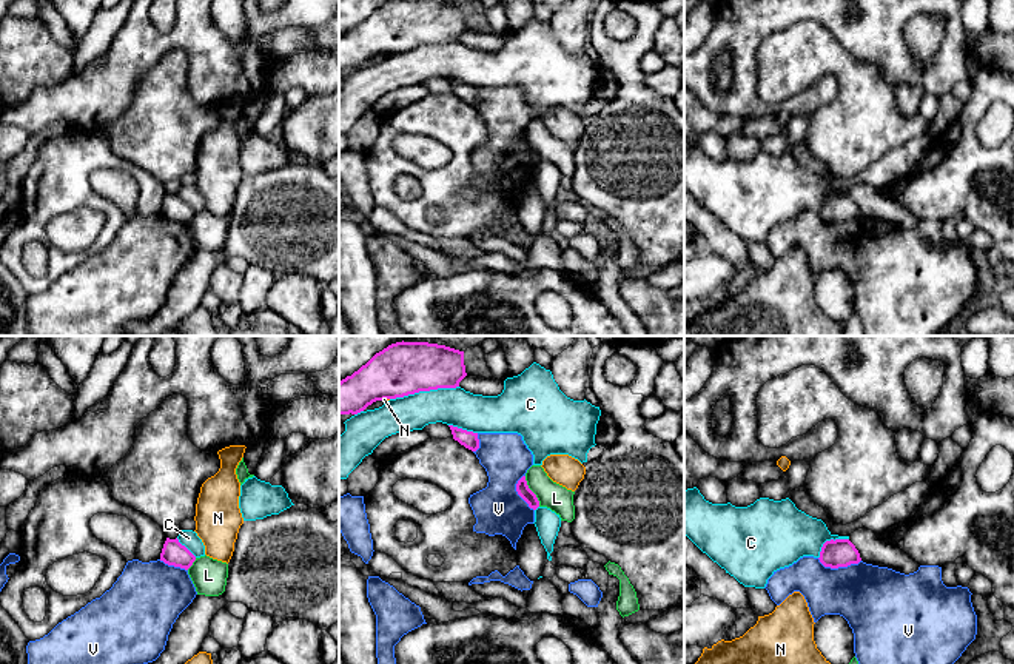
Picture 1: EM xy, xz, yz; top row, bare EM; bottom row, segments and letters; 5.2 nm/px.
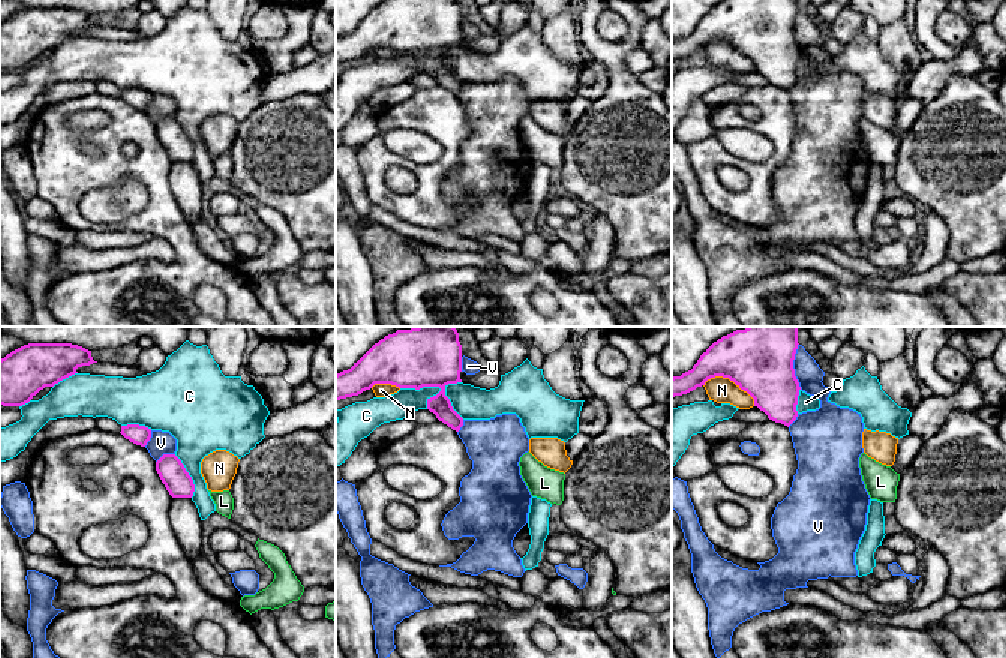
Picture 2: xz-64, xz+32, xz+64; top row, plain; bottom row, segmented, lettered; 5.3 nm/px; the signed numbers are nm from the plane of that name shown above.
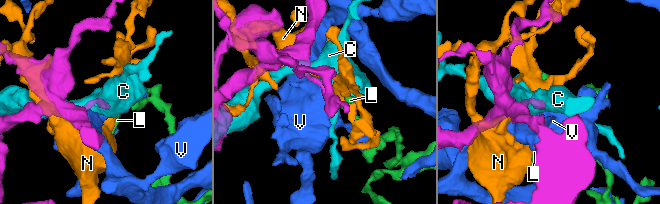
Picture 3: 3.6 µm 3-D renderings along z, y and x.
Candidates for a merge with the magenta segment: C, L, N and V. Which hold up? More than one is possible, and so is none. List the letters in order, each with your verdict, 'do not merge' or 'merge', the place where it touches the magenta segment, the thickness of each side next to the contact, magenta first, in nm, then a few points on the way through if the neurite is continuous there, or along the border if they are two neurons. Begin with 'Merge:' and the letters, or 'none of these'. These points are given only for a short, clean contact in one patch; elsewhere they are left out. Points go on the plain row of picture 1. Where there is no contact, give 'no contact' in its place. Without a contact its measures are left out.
Merge: none of these
C: do not merge | xz (424, 45) | 280/200 nm
L: do not merge | xz (532, 147) | 70/140 nm | along xz (524, 131), (540, 160)
N: do not merge | xz (386, 53) | 280/20 nm
V: do not merge | yz (839, 221) | 140/360 nm

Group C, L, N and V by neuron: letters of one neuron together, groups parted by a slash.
C / L / N / V

